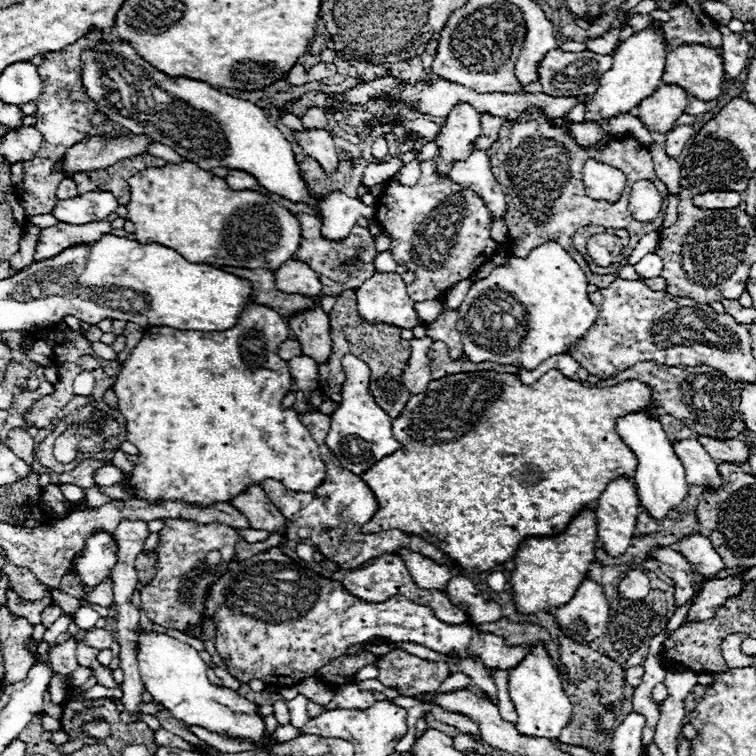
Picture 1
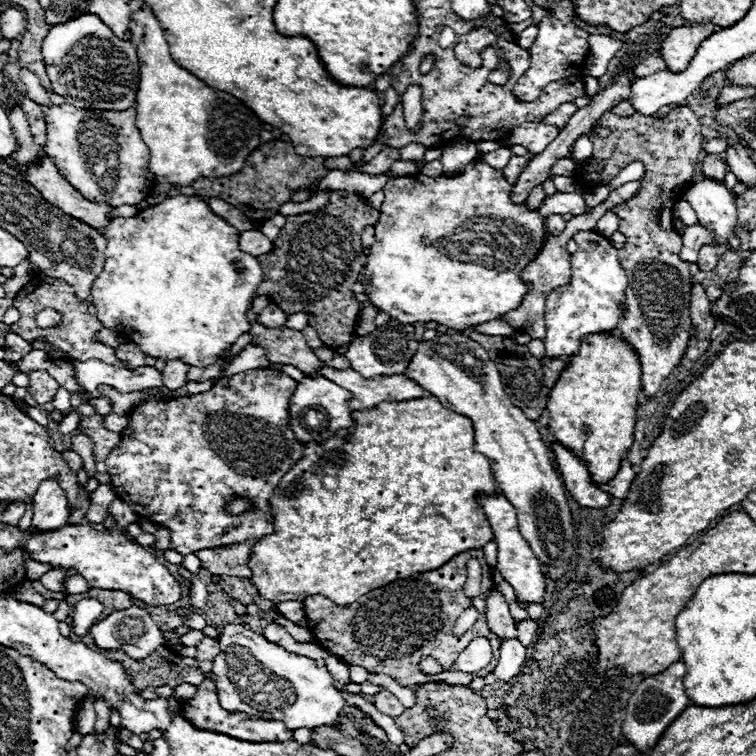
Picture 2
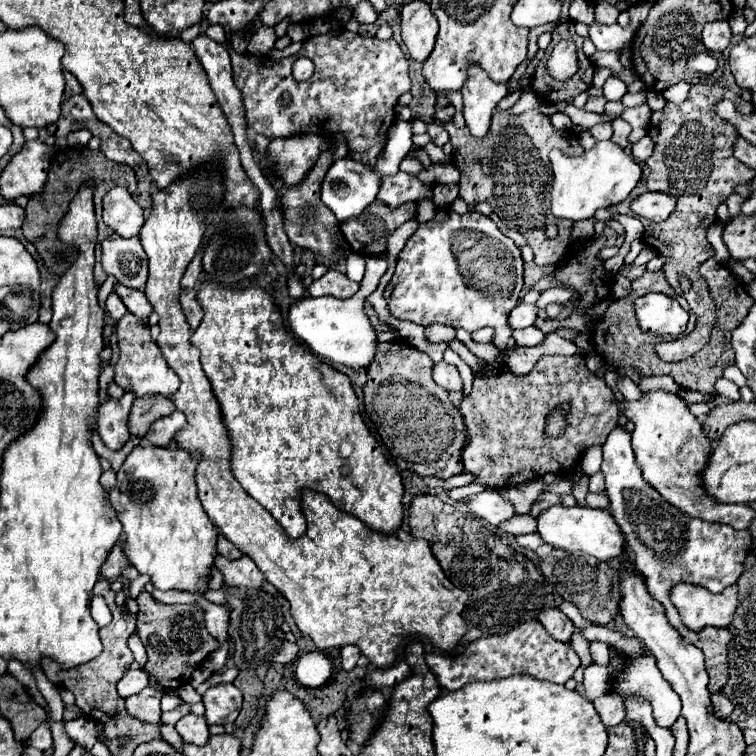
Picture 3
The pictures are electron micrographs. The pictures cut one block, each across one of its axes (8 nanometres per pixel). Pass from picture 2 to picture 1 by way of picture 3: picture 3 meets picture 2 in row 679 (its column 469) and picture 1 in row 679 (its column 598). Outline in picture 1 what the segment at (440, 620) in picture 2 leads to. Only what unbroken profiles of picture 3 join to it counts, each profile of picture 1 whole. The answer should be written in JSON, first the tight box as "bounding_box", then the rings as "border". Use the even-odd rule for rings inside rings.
{"bounding_box":[376,648,450,696],"border":[[[398,648],[386,656],[380,656],[376,666],[378,680],[386,688],[398,686],[402,696],[434,692],[450,676],[450,670],[444,662],[426,662]]]}

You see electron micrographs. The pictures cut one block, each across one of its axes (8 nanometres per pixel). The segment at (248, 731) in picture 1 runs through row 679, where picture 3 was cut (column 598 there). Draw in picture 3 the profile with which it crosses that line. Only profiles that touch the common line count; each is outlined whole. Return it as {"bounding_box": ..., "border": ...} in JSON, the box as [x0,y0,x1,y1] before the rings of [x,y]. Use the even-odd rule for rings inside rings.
{"bounding_box":[550,140,642,220],"border":[[[612,140],[596,142],[596,146],[576,158],[552,152],[550,156],[554,184],[552,184],[552,212],[558,218],[584,220],[592,218],[598,208],[610,208],[628,198],[642,176],[642,168],[636,158]]]}

